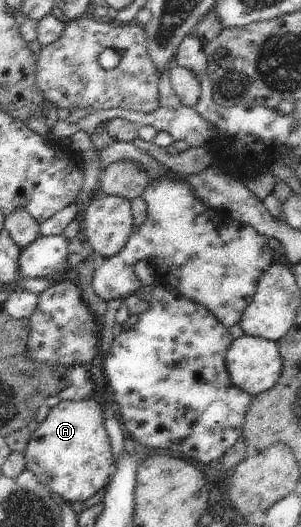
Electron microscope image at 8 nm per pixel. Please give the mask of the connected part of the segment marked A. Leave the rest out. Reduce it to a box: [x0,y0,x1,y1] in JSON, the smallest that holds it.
[24,398,114,505]

